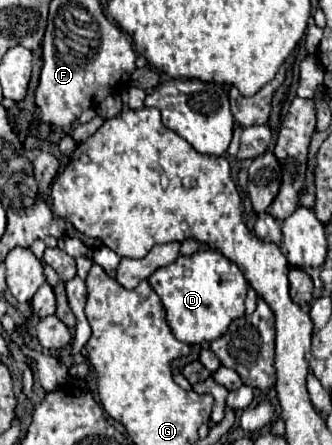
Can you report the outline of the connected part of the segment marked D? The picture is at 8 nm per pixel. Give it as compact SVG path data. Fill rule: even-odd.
M197 251L191 257L179 257L175 263L157 269L149 277L151 287L163 301L167 321L175 337L183 343L211 343L221 337L229 323L245 315L245 293L247 281L241 269L219 251Z

